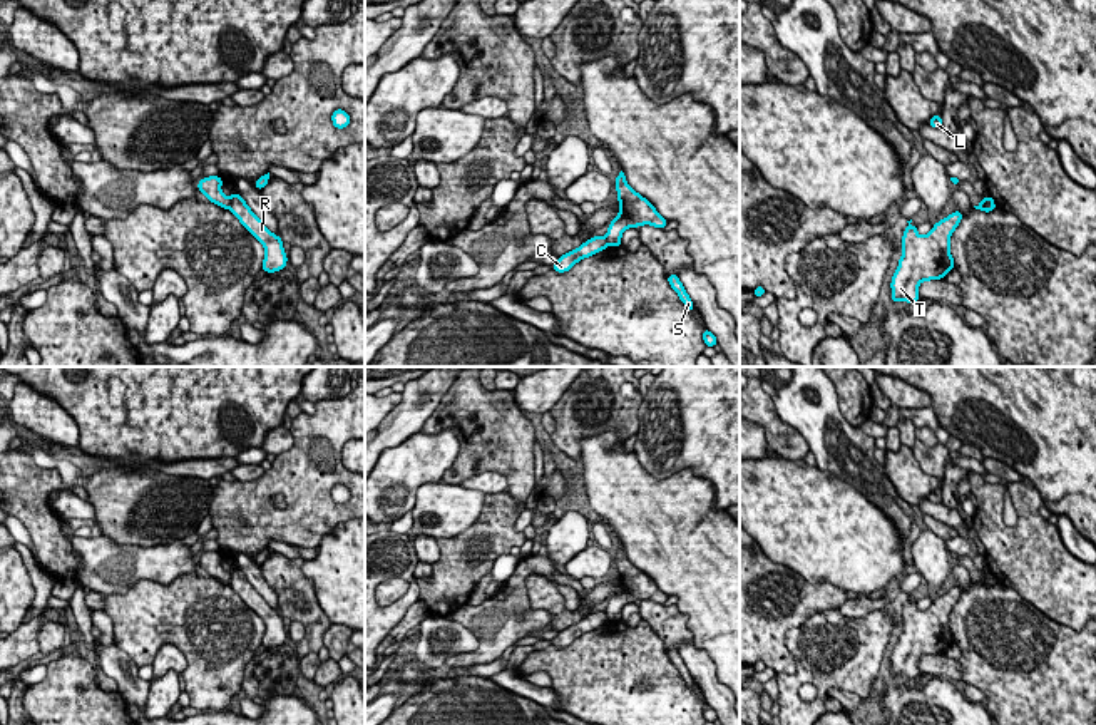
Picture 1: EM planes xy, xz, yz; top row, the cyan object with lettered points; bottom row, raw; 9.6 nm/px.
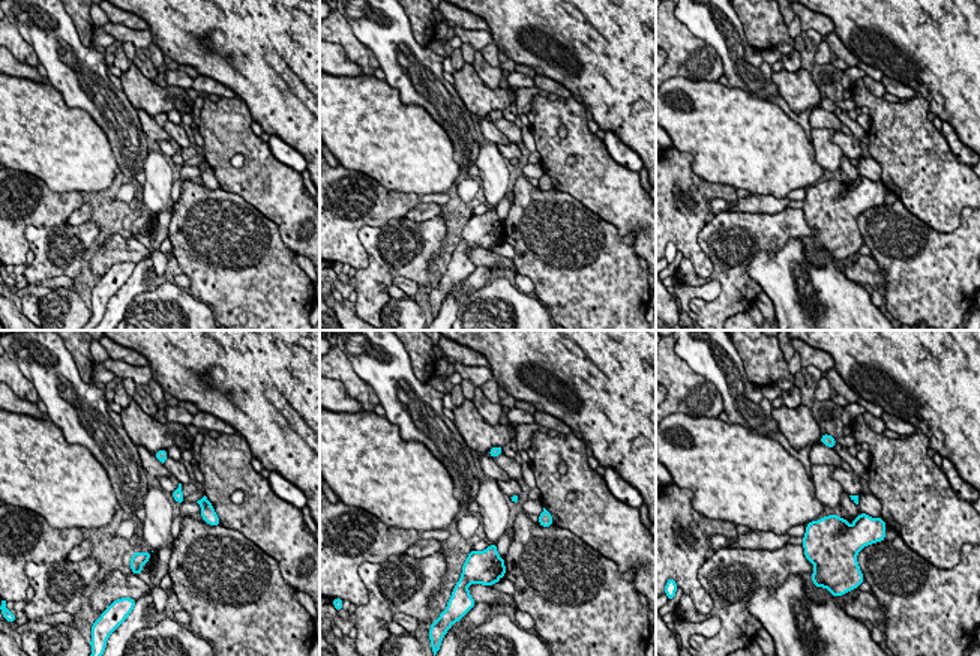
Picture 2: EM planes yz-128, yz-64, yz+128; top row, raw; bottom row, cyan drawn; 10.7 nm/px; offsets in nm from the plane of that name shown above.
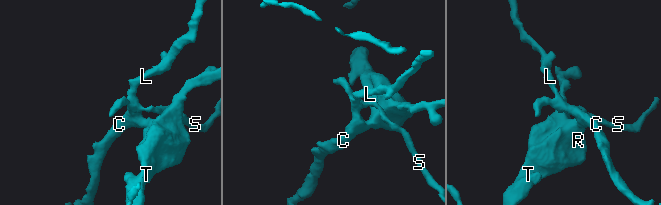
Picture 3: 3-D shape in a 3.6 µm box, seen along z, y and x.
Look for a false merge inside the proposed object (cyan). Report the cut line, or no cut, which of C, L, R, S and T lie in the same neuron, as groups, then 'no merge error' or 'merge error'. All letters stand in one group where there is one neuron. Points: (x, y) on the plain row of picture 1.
xy (231, 571), (228, 583) | C L S / R T | merge error

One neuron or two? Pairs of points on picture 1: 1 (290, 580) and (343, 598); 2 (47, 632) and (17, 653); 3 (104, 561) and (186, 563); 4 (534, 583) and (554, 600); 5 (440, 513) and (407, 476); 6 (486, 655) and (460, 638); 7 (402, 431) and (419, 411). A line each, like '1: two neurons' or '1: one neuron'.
1: two neurons
2: two neurons
3: one neuron
4: one neuron
5: two neurons
6: two neurons
7: one neuron

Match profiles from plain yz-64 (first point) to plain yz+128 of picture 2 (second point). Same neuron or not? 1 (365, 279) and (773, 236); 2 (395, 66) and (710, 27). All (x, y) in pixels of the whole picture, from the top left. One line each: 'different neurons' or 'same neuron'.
1: same neuron
2: same neuron

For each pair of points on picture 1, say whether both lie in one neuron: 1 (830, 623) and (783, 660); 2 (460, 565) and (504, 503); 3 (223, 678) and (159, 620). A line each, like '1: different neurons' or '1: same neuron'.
1: different neurons
2: same neuron
3: same neuron

